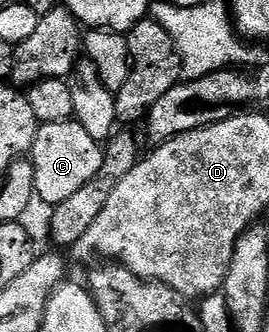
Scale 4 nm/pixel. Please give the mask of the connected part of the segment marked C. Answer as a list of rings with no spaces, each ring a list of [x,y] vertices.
[[[73,121],[43,123],[38,128],[34,144],[30,146],[28,158],[34,166],[34,193],[39,200],[53,205],[72,197],[83,185],[88,185],[104,158],[104,147],[93,139],[80,124]]]

